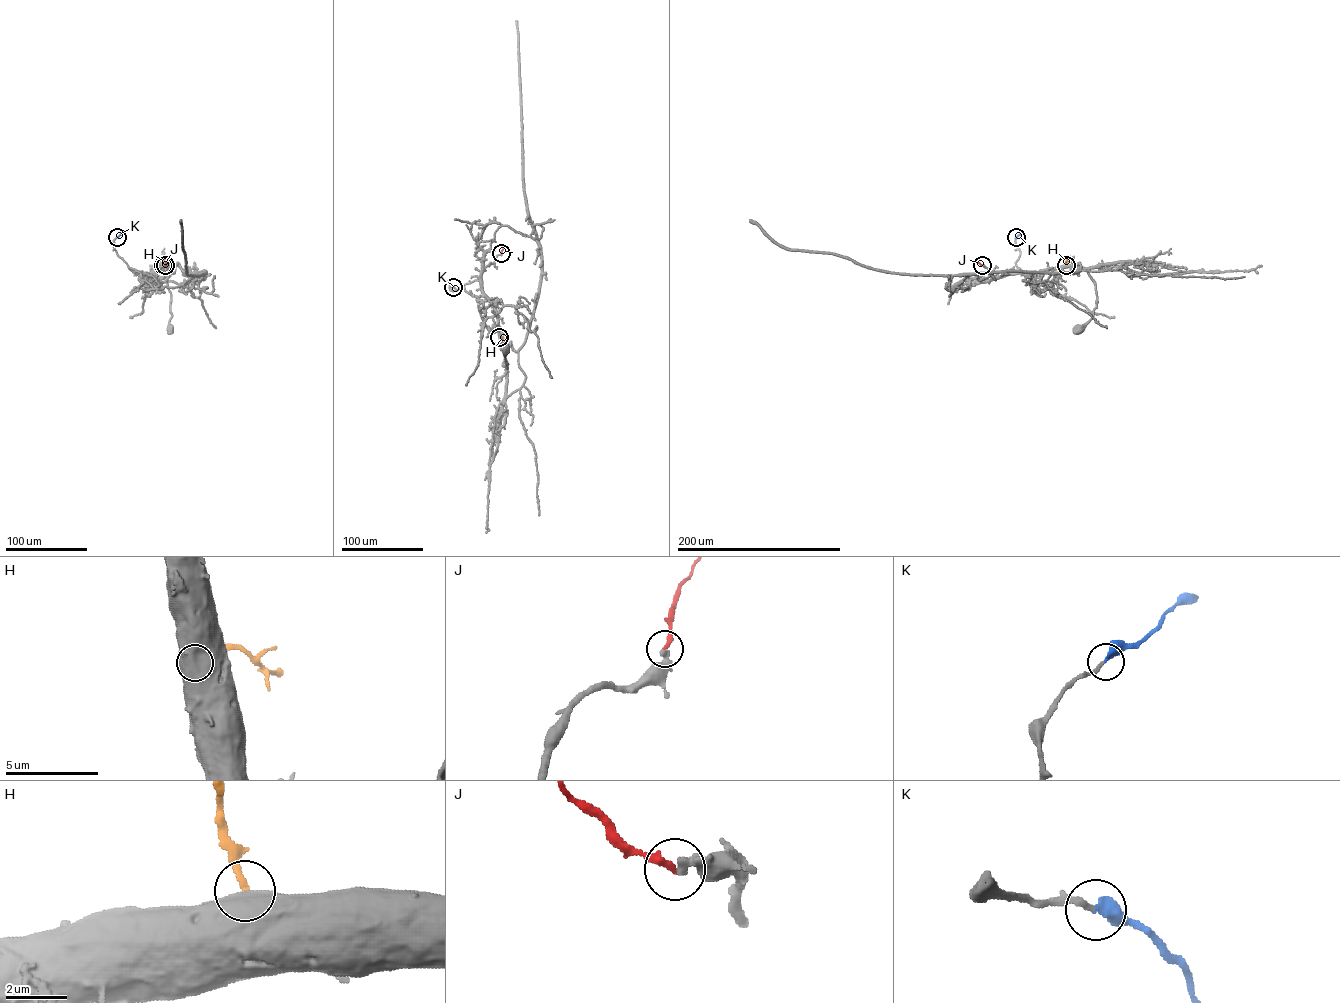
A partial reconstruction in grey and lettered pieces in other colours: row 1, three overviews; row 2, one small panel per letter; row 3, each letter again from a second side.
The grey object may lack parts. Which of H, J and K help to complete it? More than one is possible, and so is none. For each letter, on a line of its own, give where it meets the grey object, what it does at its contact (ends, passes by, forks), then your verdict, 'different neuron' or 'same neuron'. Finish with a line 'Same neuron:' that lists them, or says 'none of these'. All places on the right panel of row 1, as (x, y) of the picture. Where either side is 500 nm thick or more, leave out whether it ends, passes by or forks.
H: contact (1066, 265); same neuron
J: contact (982, 265); it ends; different neuron
K: contact (1016, 237); it ends; same neuron
Same neuron: H, K

